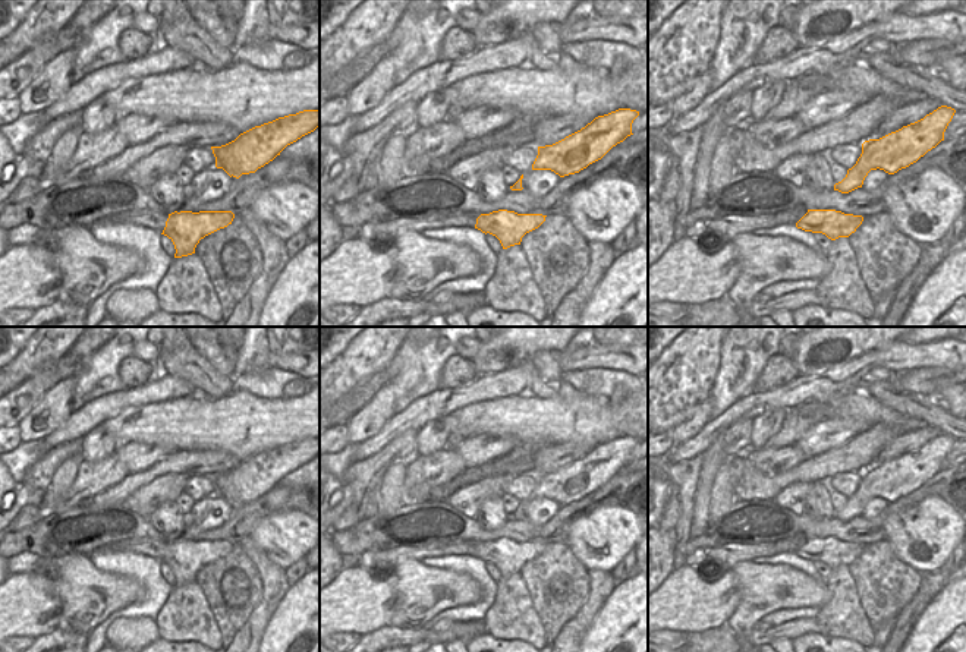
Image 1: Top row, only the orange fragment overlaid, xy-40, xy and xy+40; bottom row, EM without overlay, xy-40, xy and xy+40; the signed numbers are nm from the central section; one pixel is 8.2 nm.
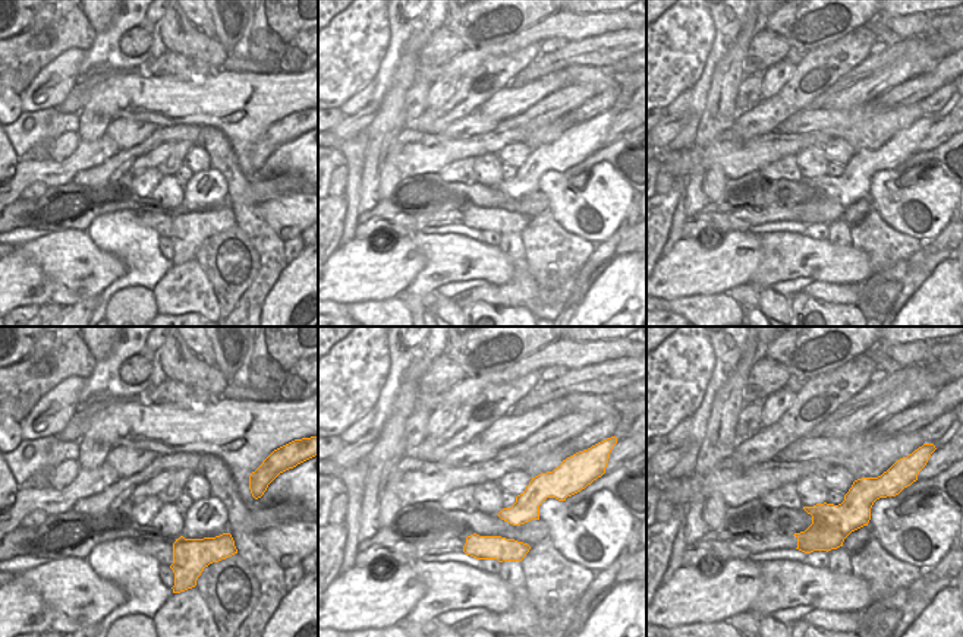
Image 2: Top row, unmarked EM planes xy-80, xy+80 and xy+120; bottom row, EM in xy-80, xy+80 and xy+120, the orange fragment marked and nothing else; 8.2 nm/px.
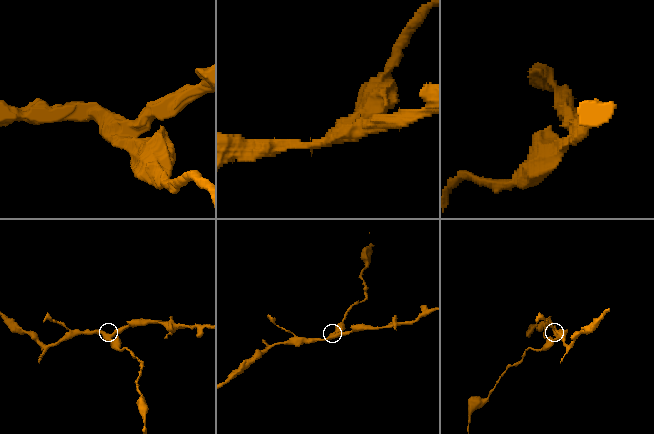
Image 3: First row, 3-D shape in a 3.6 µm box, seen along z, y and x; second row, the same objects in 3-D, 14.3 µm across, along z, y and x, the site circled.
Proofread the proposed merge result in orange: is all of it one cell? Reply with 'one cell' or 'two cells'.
two cells

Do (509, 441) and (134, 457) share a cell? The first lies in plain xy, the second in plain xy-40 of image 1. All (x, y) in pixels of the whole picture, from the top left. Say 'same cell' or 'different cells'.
same cell

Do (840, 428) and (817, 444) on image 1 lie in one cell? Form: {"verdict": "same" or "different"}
{"verdict": "same"}

